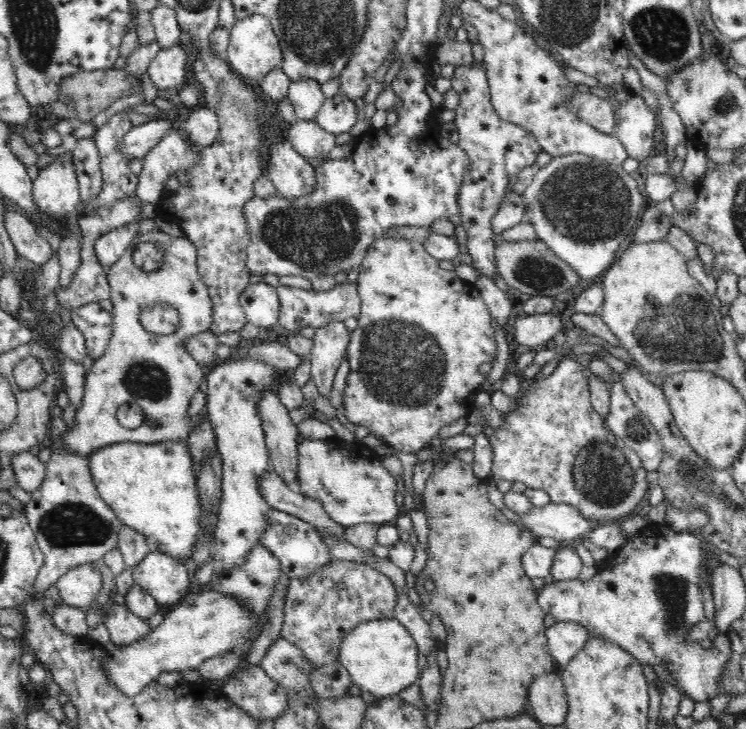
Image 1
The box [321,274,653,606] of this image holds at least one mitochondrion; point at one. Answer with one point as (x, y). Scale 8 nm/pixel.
(402, 362)

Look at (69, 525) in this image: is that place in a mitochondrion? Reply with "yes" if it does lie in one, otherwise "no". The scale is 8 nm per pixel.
yes

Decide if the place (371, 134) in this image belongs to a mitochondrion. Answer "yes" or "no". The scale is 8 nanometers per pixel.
no

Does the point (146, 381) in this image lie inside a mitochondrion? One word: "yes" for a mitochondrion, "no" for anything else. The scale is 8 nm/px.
yes

